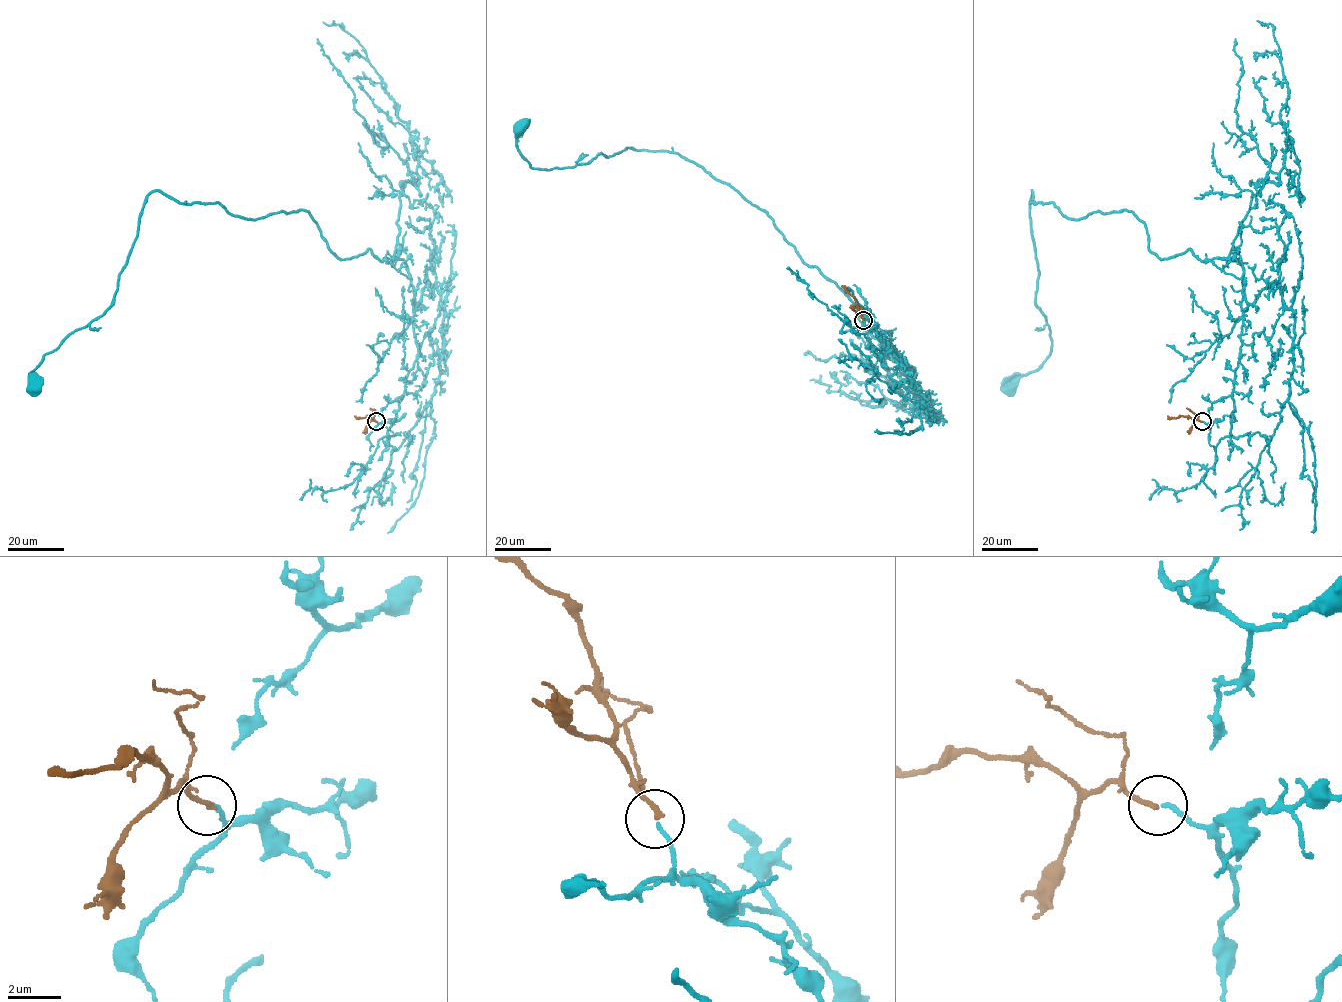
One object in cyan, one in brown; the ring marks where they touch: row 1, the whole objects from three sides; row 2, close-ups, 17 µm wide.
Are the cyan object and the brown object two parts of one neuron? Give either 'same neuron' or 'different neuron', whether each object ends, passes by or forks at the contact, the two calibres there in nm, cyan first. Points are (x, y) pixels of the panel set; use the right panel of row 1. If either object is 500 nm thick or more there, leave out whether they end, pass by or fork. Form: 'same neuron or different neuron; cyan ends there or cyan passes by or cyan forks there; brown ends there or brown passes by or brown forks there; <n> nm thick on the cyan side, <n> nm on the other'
same neuron; cyan ends there; brown ends there; 140 nm thick on the cyan side, 200 nm on the other

